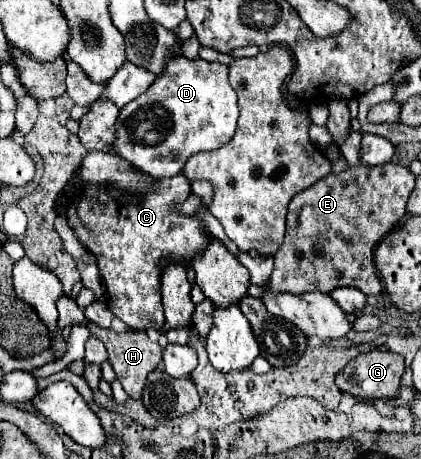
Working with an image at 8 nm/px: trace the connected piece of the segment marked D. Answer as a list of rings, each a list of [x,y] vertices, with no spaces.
[[[176,56],[156,82],[150,84],[146,94],[120,110],[112,154],[126,158],[154,178],[170,178],[182,170],[192,154],[226,144],[236,130],[238,112],[238,98],[228,82],[228,68],[224,64]]]

